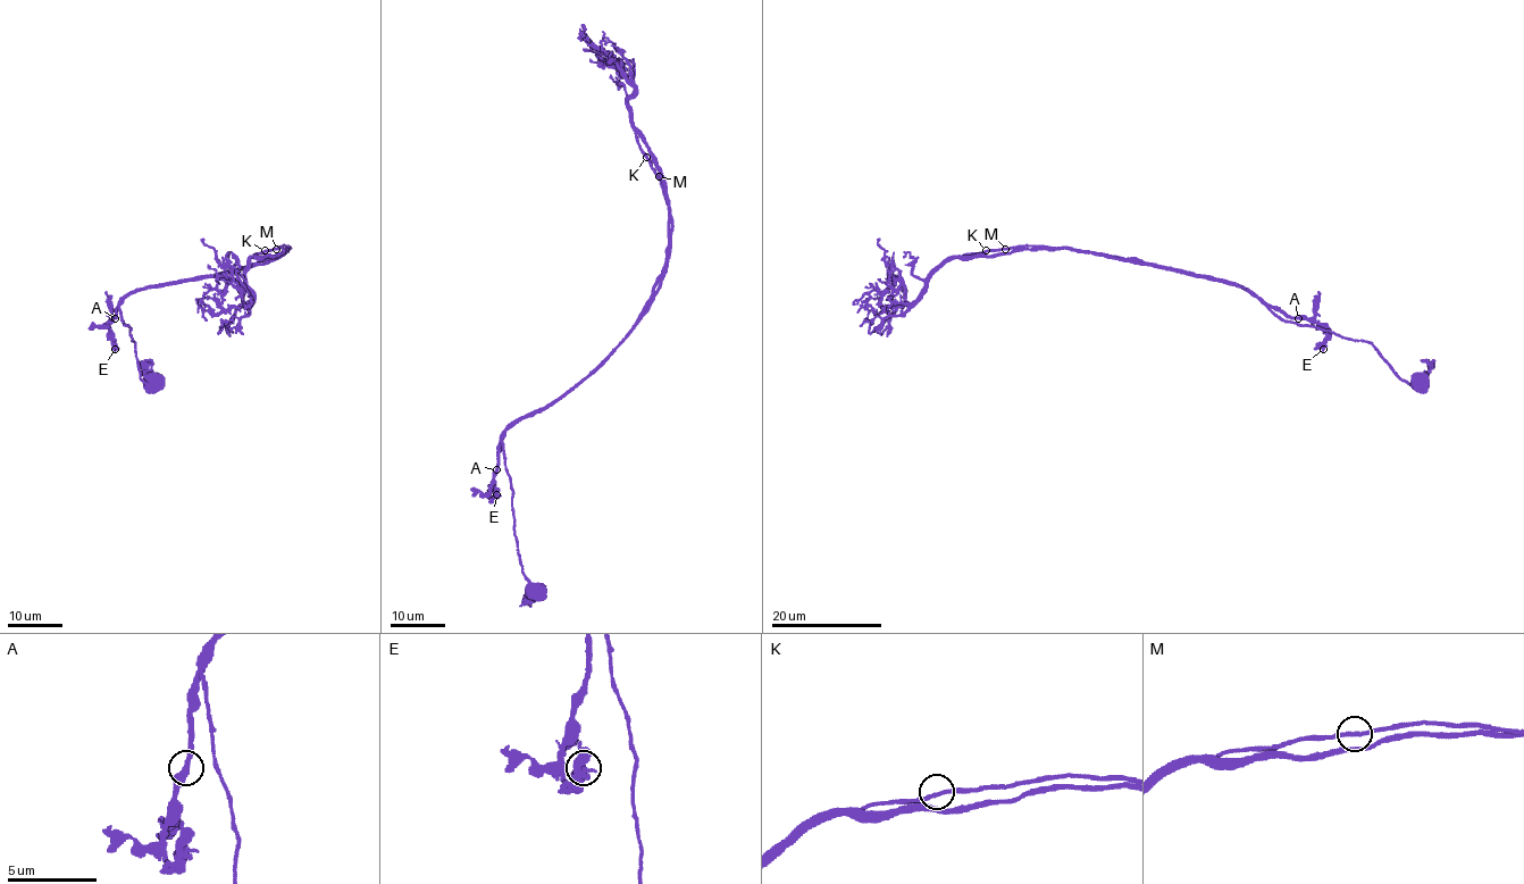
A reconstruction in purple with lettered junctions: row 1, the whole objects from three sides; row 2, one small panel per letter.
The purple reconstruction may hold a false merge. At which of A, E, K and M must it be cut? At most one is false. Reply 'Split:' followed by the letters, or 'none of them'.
Split: none of them

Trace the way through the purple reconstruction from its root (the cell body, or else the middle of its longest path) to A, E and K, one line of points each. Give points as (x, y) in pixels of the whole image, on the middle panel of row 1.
A: (538, 592), (520, 564), (511, 486), (501, 442), (496, 469)
E: (538, 592), (520, 564), (511, 486), (501, 442), (490, 497), (493, 500), (496, 494)
K: (538, 592), (520, 564), (501, 436), (576, 388), (627, 334), (650, 299), (666, 260), (669, 198), (646, 157)

